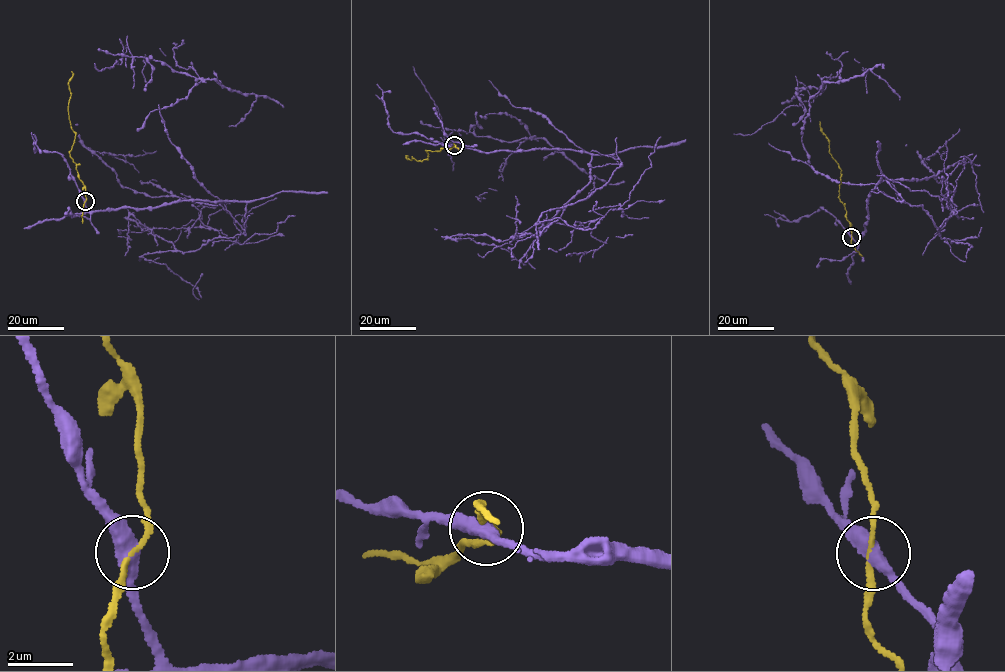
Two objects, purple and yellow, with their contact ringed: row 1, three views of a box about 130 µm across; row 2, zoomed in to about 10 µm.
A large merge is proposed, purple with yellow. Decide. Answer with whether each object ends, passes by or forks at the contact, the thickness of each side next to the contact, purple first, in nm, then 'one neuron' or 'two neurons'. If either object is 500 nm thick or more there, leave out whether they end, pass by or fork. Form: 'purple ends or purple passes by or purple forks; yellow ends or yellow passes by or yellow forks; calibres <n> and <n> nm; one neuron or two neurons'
purple passes by; yellow passes by; calibres 440 and 130 nm; two neurons

